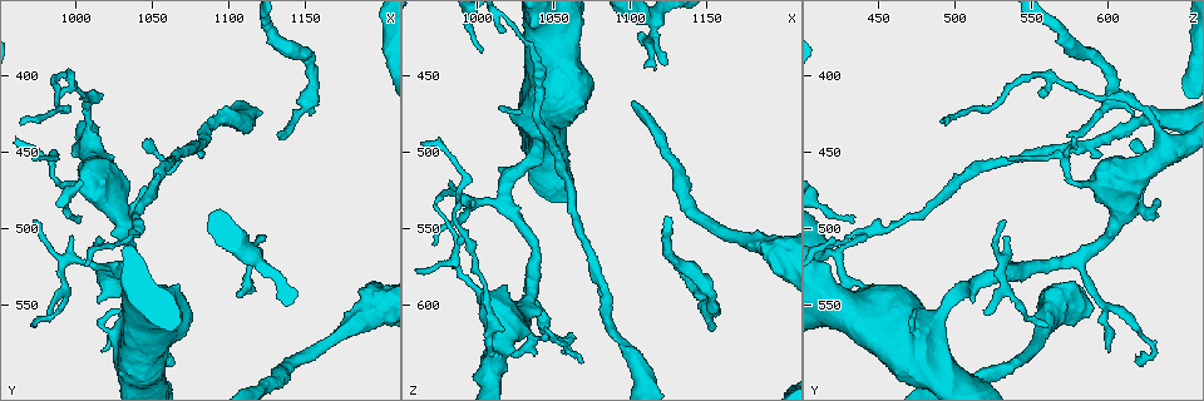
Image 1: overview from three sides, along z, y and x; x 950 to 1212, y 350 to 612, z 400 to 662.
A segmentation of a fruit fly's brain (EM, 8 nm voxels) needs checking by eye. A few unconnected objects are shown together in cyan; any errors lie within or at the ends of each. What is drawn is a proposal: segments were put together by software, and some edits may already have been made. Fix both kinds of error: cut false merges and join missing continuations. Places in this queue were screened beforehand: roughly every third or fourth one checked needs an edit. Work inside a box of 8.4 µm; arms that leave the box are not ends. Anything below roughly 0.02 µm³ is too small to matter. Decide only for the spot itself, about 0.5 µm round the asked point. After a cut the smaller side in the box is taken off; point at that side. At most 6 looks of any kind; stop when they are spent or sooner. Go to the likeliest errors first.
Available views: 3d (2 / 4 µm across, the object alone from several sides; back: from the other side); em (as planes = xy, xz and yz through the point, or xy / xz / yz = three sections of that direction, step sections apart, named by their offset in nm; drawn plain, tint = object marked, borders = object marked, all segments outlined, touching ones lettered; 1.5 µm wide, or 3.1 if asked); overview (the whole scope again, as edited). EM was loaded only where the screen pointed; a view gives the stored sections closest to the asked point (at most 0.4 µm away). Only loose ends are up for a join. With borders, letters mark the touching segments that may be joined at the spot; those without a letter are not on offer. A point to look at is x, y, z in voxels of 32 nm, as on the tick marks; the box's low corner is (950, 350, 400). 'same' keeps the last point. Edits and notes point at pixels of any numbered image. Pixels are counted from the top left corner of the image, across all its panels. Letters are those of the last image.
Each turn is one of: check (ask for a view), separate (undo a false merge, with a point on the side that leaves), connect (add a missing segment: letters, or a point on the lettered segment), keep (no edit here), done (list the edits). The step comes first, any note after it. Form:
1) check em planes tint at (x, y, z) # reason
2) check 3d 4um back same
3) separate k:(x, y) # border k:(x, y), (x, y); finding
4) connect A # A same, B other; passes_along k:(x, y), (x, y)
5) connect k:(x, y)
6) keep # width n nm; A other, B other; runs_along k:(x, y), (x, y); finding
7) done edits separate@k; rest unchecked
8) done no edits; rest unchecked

check em planes plain at (1062, 590, 620) # free end

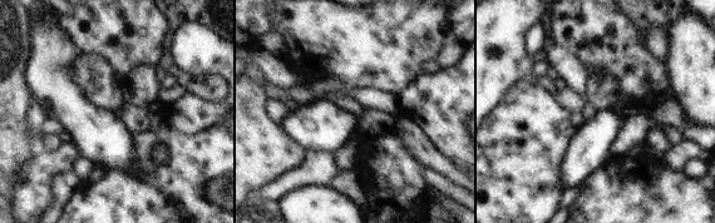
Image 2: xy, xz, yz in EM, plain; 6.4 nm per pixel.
check em planes borders same

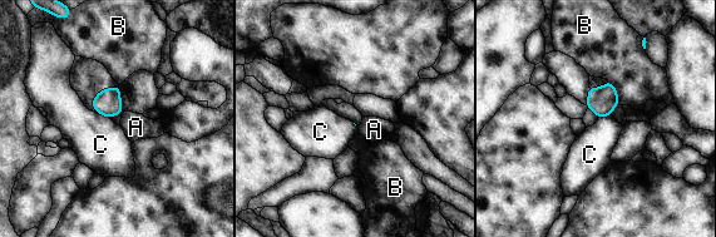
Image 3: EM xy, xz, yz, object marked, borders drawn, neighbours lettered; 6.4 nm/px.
keep # A other, B other, C other; border 3:(98, 112), (109, 117); no lettered segment goes on from it

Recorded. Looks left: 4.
check 3d 2um at (1042, 446, 614) # tapers out

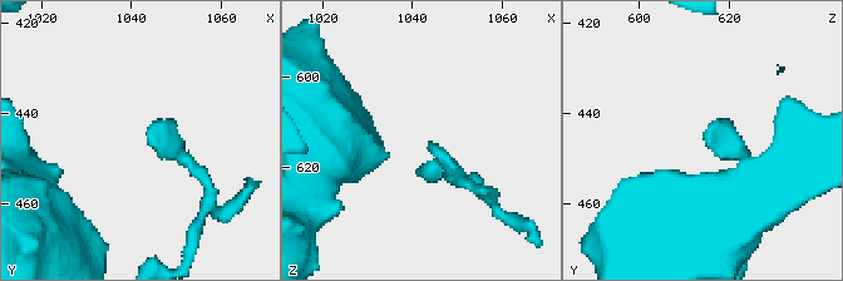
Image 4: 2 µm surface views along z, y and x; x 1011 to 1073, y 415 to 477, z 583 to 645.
check em xz step 4 tint at (1044, 445, 613) # need the tissue

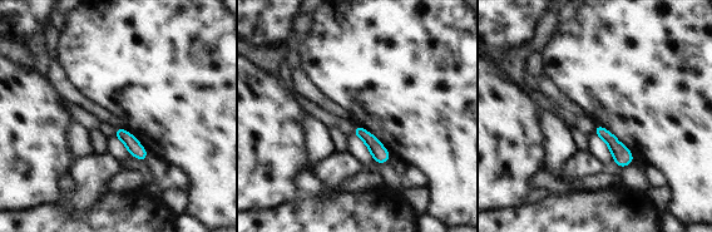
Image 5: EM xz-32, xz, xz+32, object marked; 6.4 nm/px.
check em planes borders same

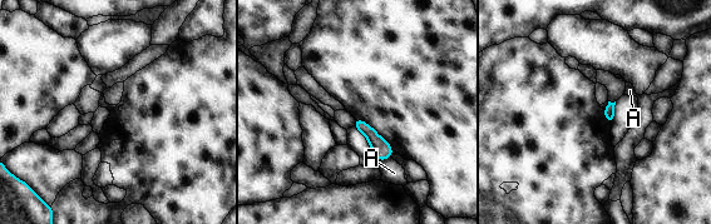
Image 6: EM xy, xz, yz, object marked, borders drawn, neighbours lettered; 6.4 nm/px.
keep # A other; none of them fits

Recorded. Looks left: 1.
done no edits; rest unchecked

